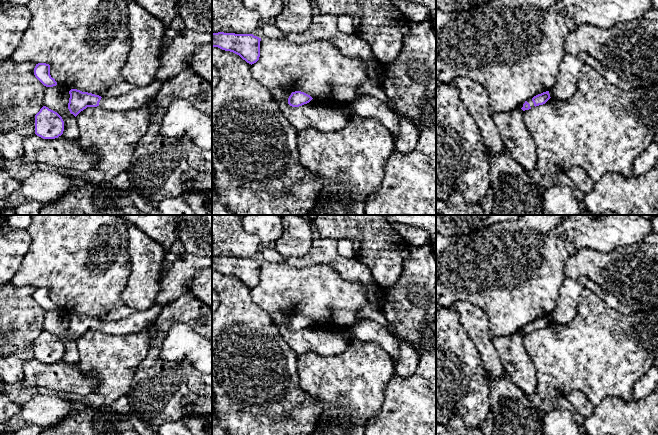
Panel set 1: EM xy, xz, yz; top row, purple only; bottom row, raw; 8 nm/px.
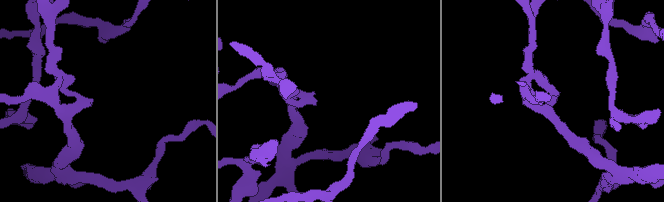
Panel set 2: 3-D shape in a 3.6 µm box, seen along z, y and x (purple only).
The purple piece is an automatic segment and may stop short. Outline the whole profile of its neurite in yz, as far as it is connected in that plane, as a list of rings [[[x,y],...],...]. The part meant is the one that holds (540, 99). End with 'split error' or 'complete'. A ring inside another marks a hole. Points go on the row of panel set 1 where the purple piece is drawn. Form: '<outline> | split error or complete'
[[[546,91],[546,92],[543,92],[541,94],[534,96],[533,98],[528,99],[520,106],[520,108],[523,111],[529,110],[536,106],[545,104],[550,98],[551,97],[550,97],[549,91]]] | split error

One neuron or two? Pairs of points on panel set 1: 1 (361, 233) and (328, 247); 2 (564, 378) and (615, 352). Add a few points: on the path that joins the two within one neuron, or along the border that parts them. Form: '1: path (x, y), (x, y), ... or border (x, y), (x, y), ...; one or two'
1: border (316, 235), (331, 237), (337, 240); two
2: path (577, 365), (589, 353), (602, 352); one

